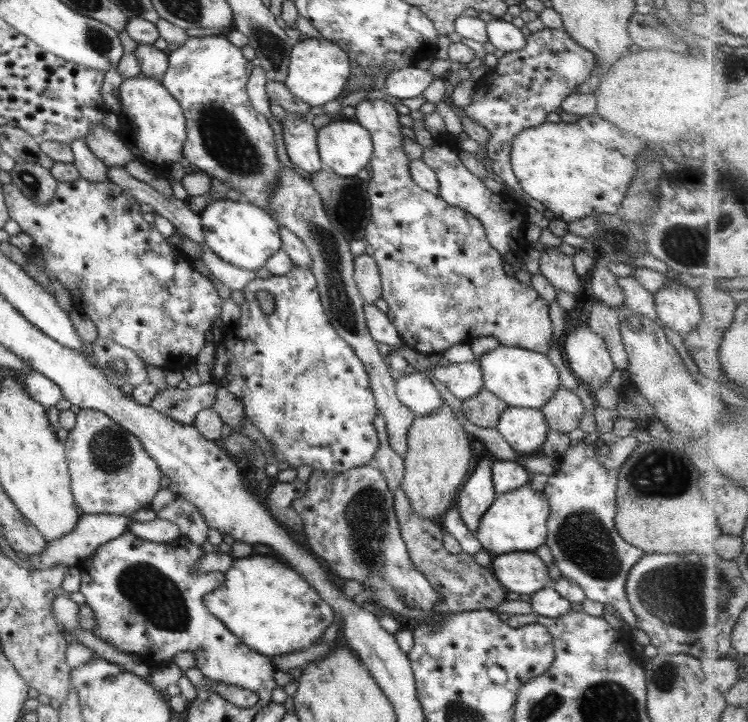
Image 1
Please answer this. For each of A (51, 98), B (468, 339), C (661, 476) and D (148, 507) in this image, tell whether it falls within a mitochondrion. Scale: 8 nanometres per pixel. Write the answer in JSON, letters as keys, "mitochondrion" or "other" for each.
{"A":"other","B":"other","C":"mitochondrion","D":"other"}

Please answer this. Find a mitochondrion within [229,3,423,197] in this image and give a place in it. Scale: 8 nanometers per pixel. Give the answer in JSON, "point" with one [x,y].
{"point":[271,45]}

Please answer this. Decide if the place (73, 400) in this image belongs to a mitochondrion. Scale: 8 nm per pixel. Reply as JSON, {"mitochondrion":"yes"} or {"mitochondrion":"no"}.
{"mitochondrion":"no"}

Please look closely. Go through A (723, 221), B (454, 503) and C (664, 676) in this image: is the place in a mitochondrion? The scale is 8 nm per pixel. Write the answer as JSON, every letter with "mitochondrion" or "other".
{"A":"mitochondrion","B":"other","C":"mitochondrion"}

